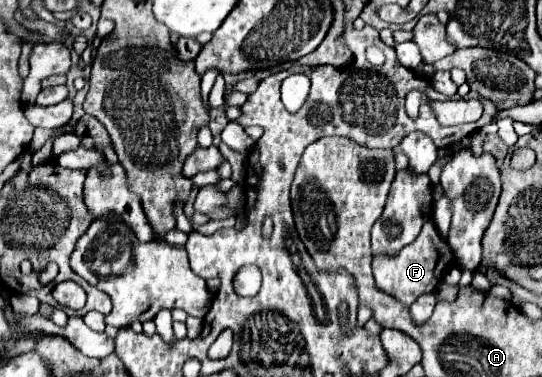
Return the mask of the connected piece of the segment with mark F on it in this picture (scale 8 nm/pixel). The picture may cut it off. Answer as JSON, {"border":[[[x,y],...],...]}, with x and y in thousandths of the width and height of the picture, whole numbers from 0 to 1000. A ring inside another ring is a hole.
{"border":[[[786,586],[775,623],[768,639],[749,650],[738,671],[731,676],[690,676],[686,692],[686,719],[694,740],[694,761],[727,793],[734,793],[745,814],[756,814],[775,782],[797,777],[815,740],[819,719],[841,698],[827,645],[812,629],[801,586]]]}

